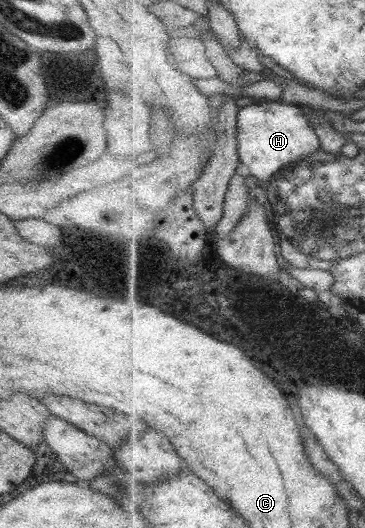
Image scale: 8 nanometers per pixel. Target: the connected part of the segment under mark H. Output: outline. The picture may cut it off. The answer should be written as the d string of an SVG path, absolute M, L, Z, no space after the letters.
M267 100L247 105L239 114L238 126L240 160L250 168L251 175L264 181L269 182L289 164L301 163L321 152L321 140L311 126L307 113L298 105Z

